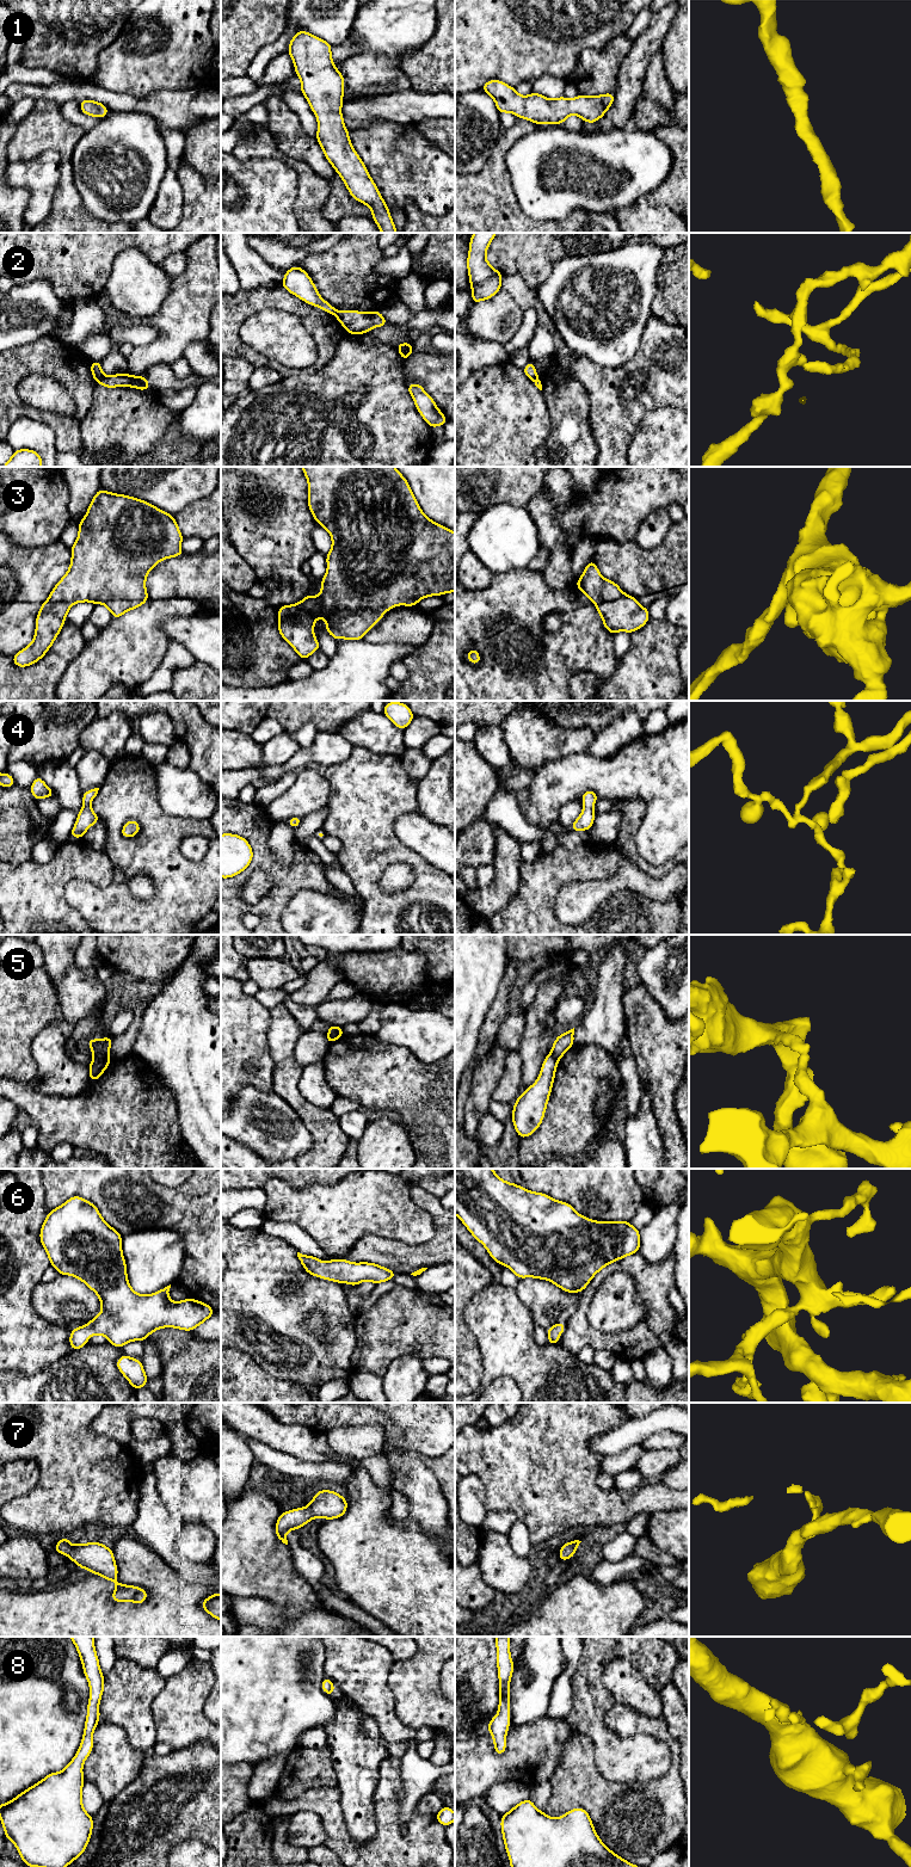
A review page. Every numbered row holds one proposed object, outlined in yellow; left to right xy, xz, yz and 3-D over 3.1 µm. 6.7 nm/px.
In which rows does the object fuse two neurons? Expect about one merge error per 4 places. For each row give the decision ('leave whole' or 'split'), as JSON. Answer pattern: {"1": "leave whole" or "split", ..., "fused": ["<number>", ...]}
{"1": "leave whole", "2": "split", "3": "leave whole", "4": "leave whole", "5": "split", "6": "leave whole", "7": "leave whole", "8": "leave whole", "fused": ["2", "5"]}

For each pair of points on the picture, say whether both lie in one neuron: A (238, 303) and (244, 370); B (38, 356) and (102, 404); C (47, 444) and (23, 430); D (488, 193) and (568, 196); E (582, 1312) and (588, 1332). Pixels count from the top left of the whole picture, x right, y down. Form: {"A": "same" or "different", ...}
{"A": "different", "B": "different", "C": "same", "D": "different", "E": "same"}

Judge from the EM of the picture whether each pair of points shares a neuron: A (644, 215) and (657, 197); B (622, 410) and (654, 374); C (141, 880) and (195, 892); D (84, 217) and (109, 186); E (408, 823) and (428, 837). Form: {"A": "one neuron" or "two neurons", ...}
{"A": "two neurons", "B": "one neuron", "C": "two neurons", "D": "two neurons", "E": "one neuron"}

